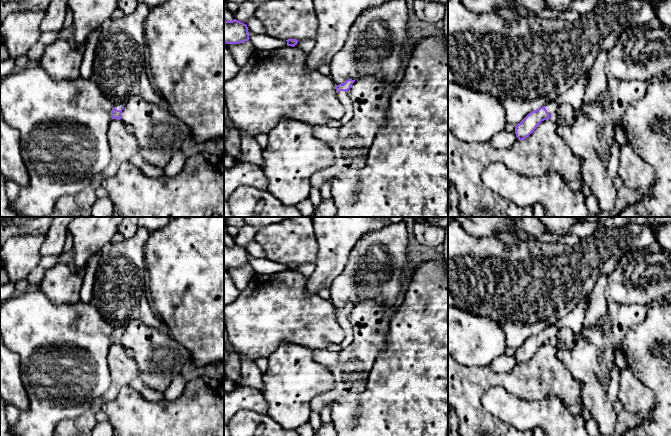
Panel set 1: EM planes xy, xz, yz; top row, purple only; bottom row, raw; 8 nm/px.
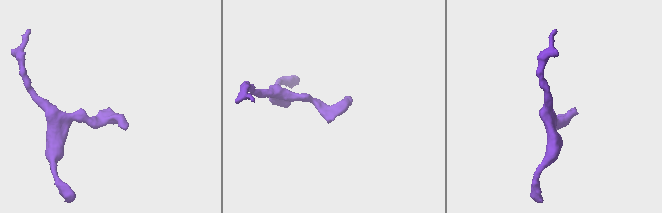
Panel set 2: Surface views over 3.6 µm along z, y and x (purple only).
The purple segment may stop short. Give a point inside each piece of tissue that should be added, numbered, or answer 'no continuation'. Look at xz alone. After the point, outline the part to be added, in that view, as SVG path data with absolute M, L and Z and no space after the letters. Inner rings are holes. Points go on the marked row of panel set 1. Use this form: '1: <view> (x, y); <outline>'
1: xz (342, 95); M346 91L337 93L337 97L344 106L344 116L339 120L340 125L346 124L353 116L350 98Z

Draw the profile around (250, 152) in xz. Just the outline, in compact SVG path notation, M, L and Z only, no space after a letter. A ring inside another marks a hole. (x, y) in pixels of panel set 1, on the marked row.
M239 131L241 137L240 156L237 162L253 163L262 167L263 149L256 141L256 136L249 135L244 131Z

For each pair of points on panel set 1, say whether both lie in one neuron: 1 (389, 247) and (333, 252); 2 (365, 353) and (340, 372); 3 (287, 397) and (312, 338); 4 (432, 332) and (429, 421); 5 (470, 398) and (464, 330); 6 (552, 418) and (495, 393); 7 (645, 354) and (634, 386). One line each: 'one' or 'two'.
1: two
2: one
3: two
4: one
5: two
6: one
7: two

